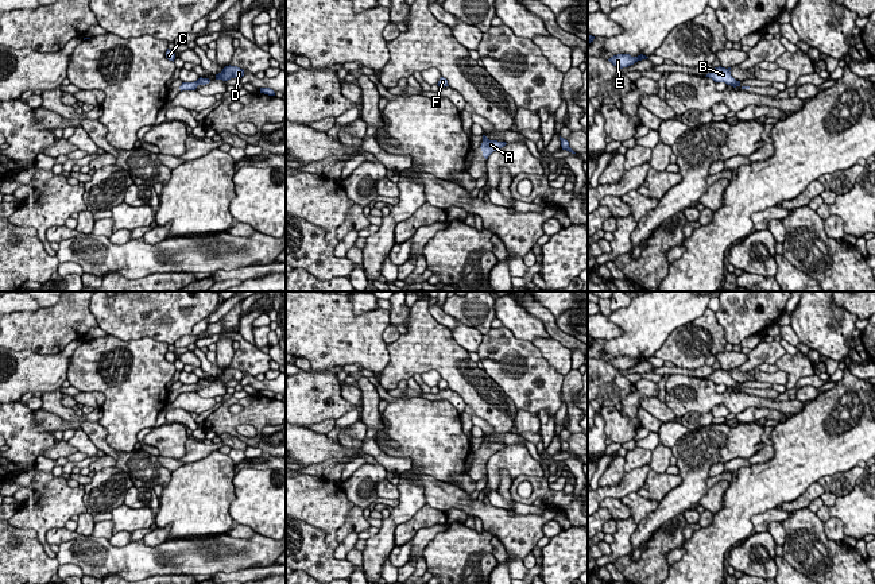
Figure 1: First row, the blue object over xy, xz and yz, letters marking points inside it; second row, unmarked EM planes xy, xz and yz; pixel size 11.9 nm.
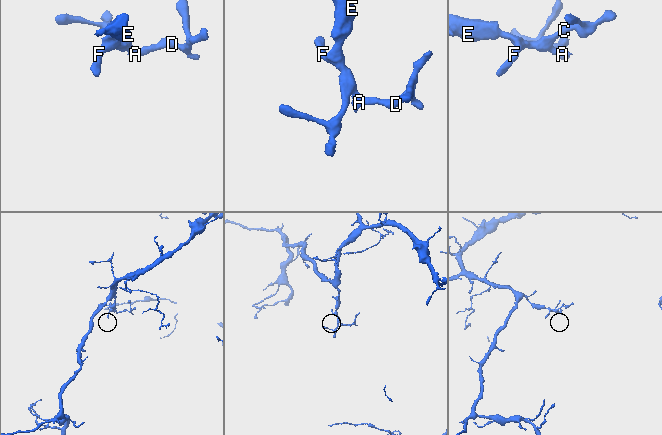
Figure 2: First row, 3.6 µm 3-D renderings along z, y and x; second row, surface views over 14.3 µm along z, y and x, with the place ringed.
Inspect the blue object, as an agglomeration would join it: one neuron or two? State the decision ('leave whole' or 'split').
leave whole

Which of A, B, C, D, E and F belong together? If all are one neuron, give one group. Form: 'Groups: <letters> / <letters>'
Groups: A B C D E F

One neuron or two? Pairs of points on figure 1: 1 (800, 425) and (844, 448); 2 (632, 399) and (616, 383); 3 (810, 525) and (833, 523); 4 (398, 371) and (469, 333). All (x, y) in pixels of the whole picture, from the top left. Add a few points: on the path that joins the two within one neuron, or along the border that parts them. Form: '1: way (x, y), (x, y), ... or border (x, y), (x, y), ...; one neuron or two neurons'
1: way (810, 436), (823, 448), (833, 448); one neuron
2: border (628, 393), (620, 402); two neurons
3: border (823, 522), (825, 534), (832, 541), (841, 542); two neurons
4: border (450, 332), (468, 352); two neurons

